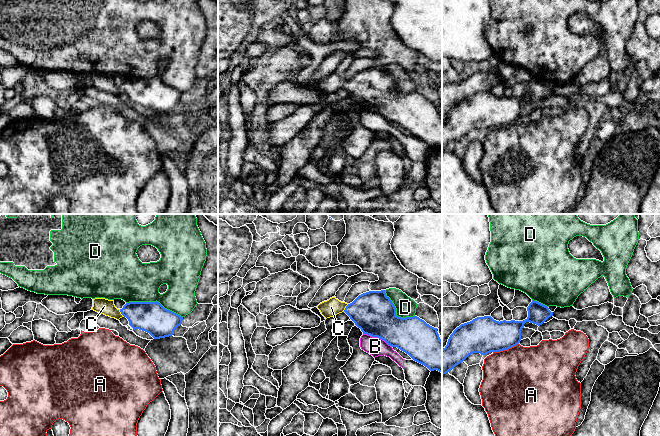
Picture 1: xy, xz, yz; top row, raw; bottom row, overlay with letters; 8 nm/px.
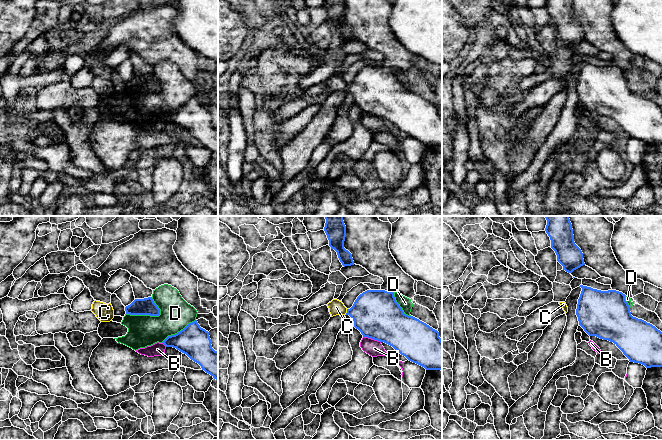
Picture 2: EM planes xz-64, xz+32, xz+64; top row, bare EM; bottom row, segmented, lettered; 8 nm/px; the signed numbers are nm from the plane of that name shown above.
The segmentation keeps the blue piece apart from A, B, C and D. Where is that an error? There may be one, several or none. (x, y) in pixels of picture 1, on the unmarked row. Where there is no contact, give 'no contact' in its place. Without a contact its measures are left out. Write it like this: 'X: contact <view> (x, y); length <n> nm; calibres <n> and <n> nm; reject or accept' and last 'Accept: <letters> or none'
A: contact yz (505, 125); length 220 nm; calibres 300 and 480 nm; reject
B: contact xz (378, 113); length 260 nm; calibres 340 and 150 nm; reject
C: contact xz (345, 84); length 80 nm; calibres 340 and 140 nm; accept
D: contact xy (154, 78); length 480 nm; calibres 260 and 340 nm; reject
Accept: C

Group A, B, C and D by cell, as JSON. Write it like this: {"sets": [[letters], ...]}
{"sets": [["A"], ["B"], ["C"], ["D"]]}

